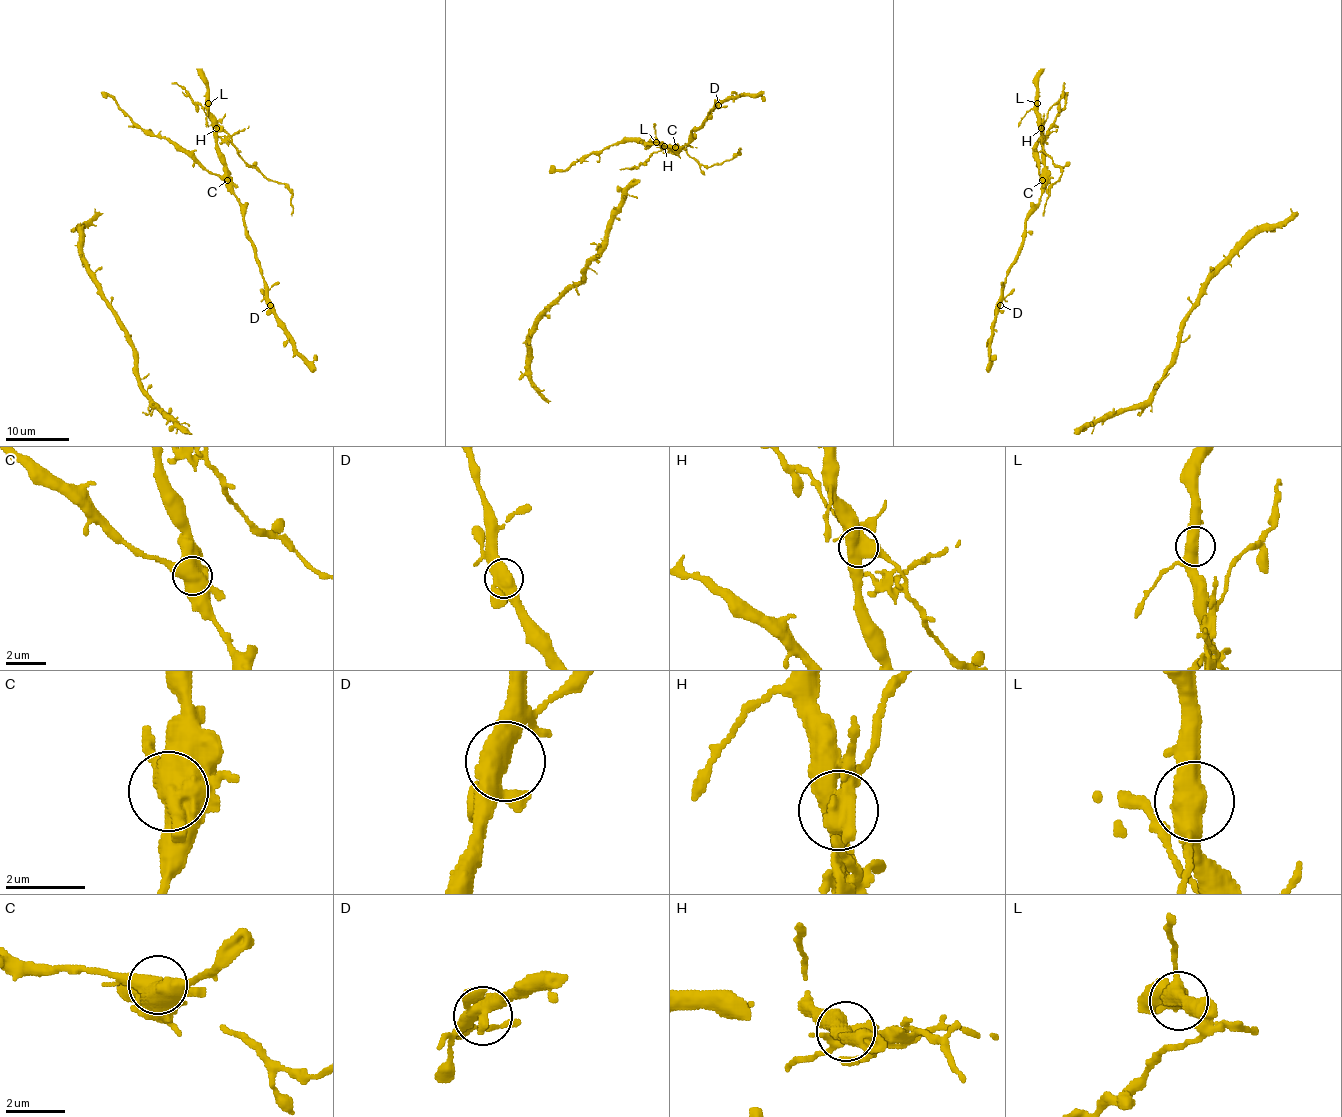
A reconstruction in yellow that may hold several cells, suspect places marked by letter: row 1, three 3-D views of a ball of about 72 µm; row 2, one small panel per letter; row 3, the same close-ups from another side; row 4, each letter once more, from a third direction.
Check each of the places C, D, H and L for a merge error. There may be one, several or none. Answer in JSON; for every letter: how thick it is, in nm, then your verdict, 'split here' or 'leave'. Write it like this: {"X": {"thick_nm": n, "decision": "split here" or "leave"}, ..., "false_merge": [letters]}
{"C": {"thick_nm": 800, "decision": "split here"}, "D": {"thick_nm": 480, "decision": "leave"}, "H": {"thick_nm": 550, "decision": "split here"}, "L": {"thick_nm": 500, "decision": "leave"}, "false_merge": ["C", "H"]}

